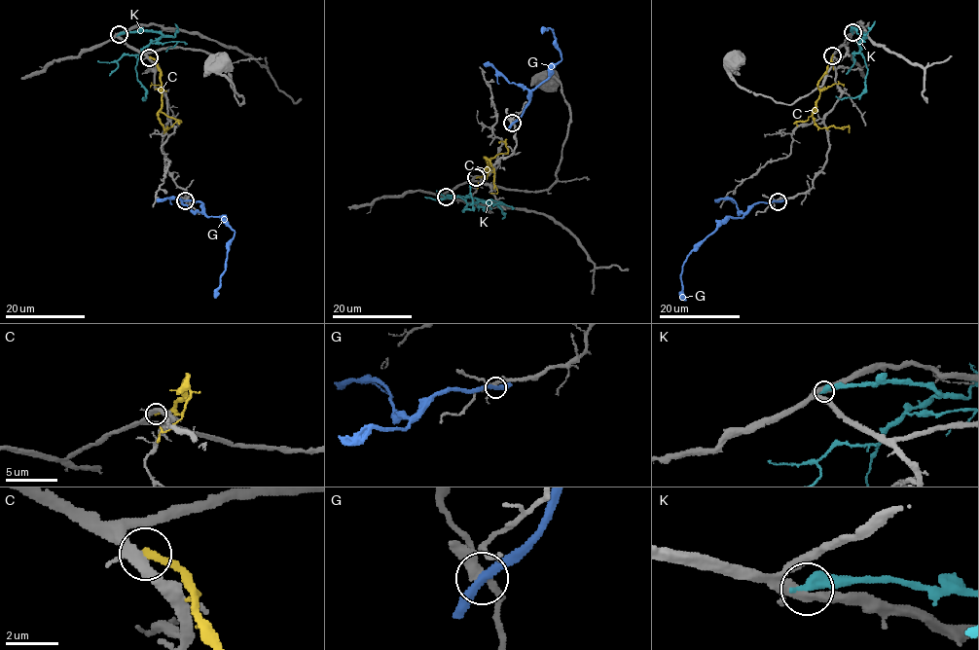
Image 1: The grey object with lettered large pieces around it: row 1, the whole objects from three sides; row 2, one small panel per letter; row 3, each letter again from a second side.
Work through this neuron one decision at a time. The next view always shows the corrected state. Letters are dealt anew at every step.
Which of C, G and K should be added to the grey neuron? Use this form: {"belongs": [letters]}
{"belongs": []}

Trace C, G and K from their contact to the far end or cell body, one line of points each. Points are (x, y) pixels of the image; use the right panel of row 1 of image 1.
C: (833, 55), (818, 82), (819, 97), (813, 112), (813, 120), (820, 128), (847, 127), (848, 132)
G: (777, 201), (757, 202), (742, 217), (726, 217), (691, 252), (684, 263), (680, 278), (686, 301)
K: (852, 32), (856, 30), (863, 36), (859, 53), (867, 69), (865, 89), (858, 95), (836, 95)

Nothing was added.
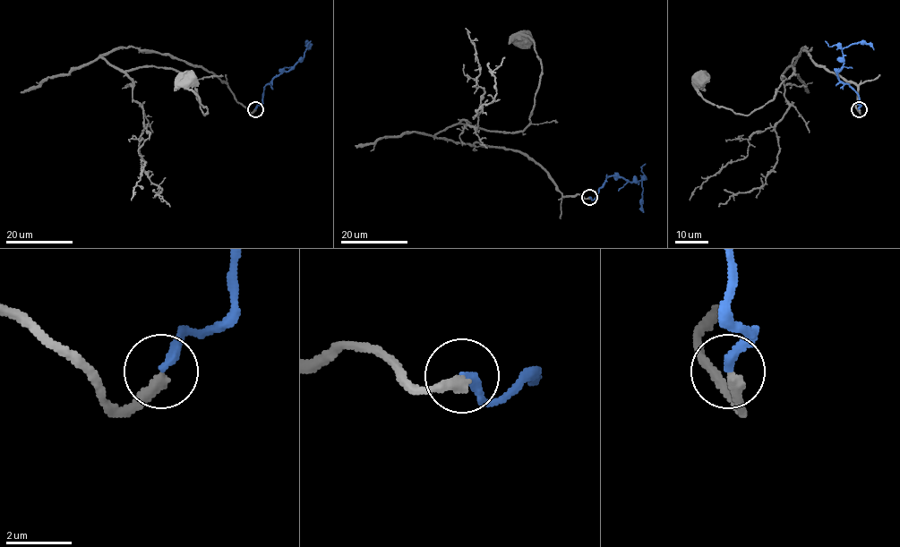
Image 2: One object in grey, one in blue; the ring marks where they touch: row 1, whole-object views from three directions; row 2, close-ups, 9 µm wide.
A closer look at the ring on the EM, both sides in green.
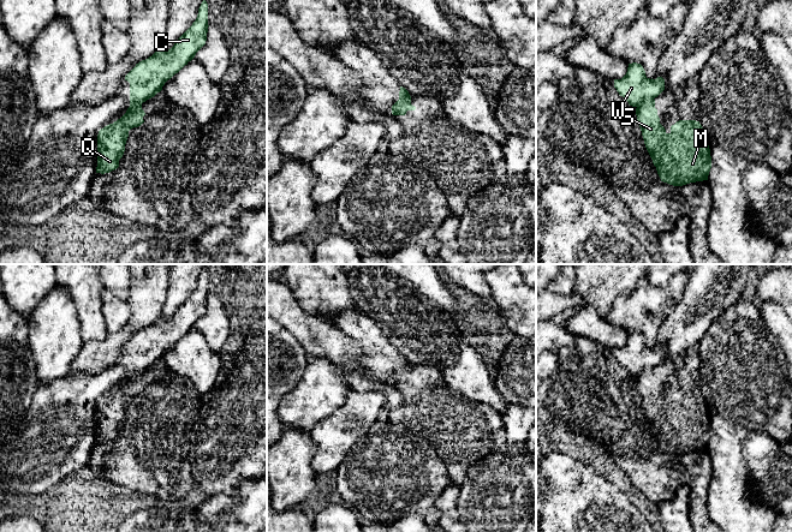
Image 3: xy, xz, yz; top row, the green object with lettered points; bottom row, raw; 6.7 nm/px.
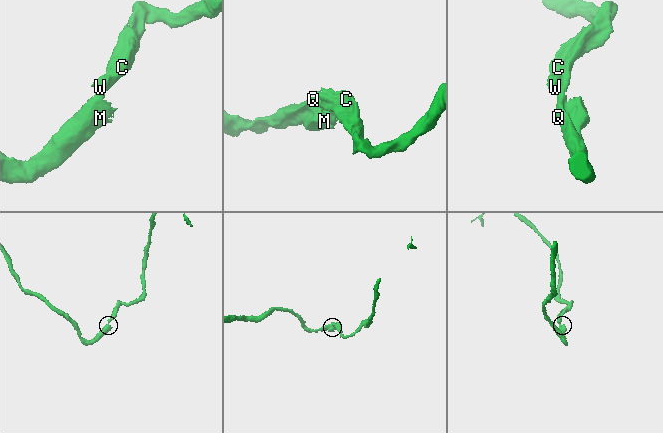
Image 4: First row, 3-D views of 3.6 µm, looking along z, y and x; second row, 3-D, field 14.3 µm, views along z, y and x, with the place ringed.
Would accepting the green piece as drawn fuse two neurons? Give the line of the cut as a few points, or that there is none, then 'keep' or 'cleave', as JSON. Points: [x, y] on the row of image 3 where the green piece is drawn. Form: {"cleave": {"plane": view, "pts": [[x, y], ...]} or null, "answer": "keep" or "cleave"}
{"cleave": {"plane": "yz", "pts": [[653, 97], [647, 97], [637, 107]]}, "answer": "cleave"}

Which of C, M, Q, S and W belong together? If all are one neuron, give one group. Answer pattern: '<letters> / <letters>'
C W / M Q S

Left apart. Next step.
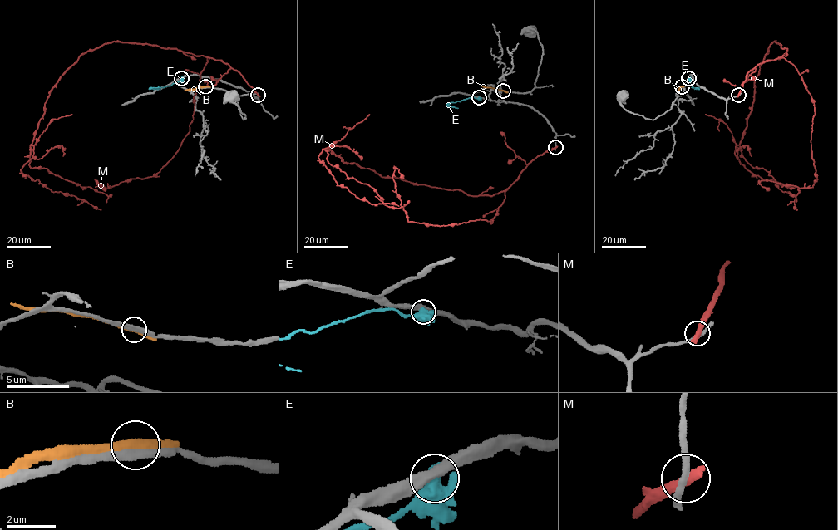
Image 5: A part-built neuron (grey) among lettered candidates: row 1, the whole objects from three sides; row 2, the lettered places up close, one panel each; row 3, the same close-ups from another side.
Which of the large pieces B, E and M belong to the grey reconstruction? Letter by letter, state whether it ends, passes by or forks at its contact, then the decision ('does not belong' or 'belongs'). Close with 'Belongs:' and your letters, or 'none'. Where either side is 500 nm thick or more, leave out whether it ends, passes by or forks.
B: it passes by; does not belong
E: does not belong
M: it ends there; does not belong
Belongs: none

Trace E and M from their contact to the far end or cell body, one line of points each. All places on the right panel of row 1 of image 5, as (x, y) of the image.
E: (688, 78), (690, 85), (699, 89)
M: (738, 95), (749, 71), (787, 48), (776, 41), (768, 47), (735, 150), (753, 174), (796, 195), (797, 210)

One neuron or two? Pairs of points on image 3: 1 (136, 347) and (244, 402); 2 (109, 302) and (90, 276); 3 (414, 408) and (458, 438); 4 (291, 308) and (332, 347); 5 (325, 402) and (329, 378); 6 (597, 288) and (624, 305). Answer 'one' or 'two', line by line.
1: two
2: two
3: one
4: one
5: one
6: two

